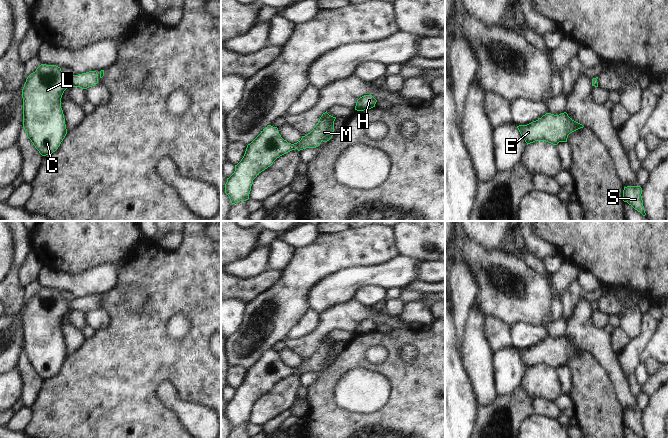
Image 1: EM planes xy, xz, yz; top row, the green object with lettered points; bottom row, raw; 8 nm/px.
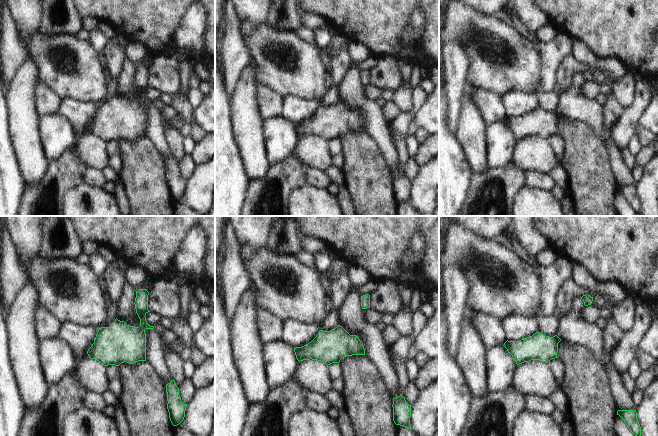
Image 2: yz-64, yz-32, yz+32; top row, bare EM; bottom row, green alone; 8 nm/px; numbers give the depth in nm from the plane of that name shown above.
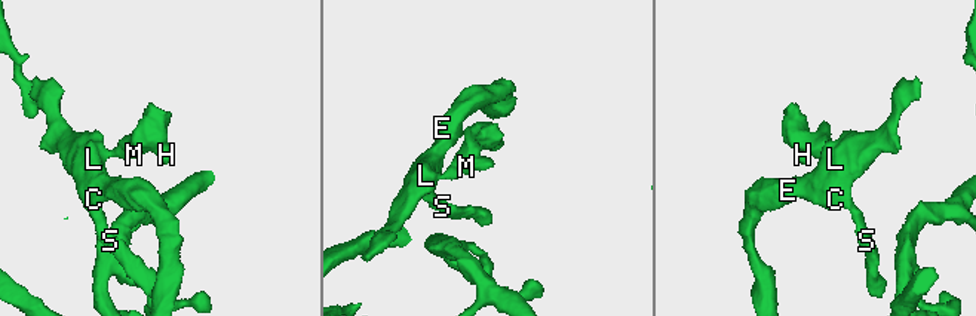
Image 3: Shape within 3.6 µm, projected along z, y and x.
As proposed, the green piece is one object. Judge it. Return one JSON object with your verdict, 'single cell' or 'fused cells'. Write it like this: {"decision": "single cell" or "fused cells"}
{"decision": "single cell"}

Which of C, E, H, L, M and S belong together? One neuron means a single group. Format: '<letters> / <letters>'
C E H L M S

